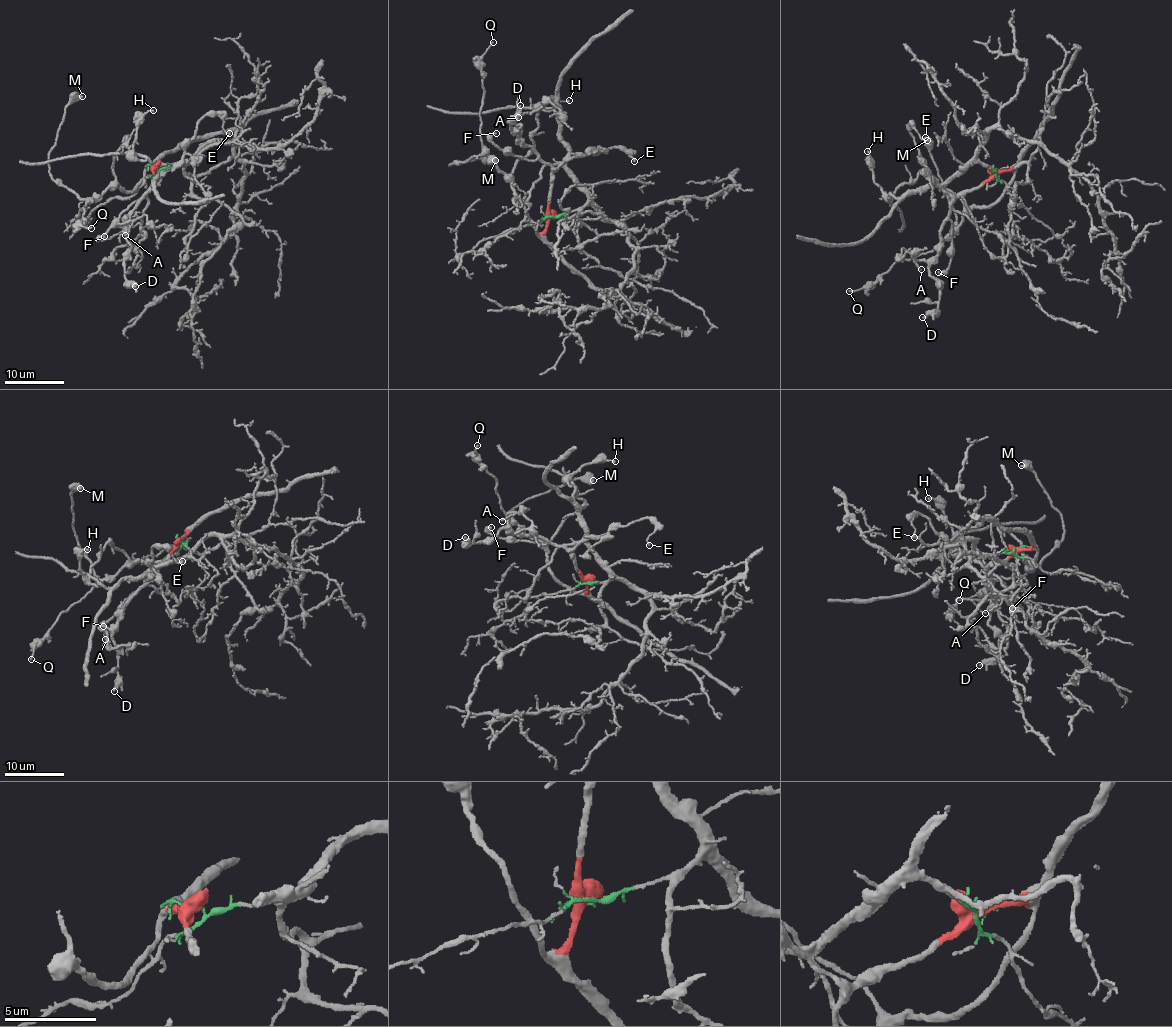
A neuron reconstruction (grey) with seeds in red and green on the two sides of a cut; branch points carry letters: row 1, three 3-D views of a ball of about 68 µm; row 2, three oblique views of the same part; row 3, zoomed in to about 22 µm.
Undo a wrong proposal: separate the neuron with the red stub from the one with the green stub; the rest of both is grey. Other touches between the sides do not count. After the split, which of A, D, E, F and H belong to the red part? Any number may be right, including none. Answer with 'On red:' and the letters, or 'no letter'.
On red: A, D, E, F, H

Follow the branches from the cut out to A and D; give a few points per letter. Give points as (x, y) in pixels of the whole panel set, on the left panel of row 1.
A: (155, 165), (155, 186), (132, 211), (131, 222), (123, 227), (119, 224), (131, 220), (132, 223), (125, 236)
D: (155, 165), (155, 186), (132, 211), (131, 224), (127, 226), (131, 249), (124, 261), (124, 275), (136, 286)

